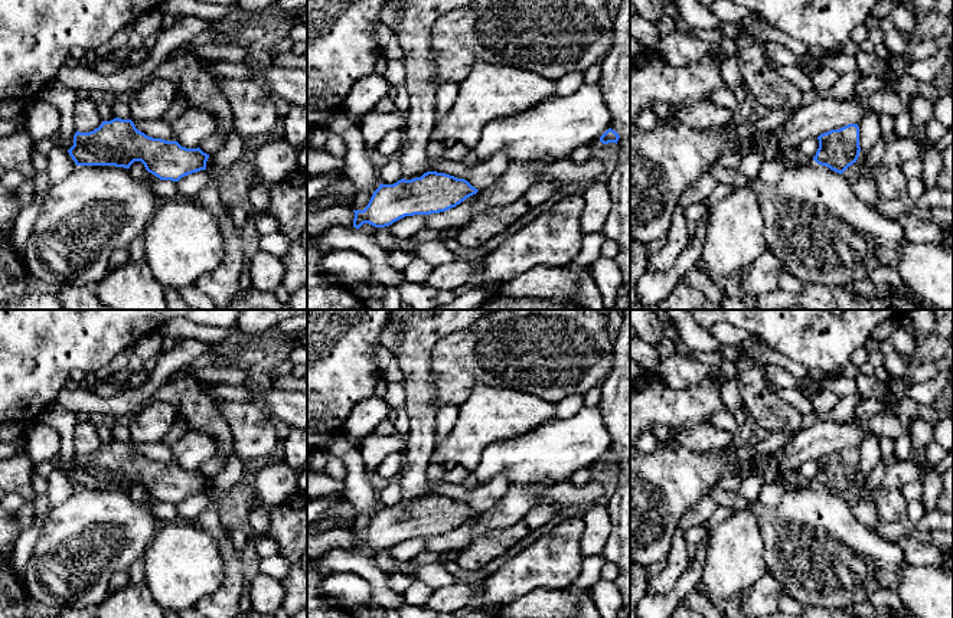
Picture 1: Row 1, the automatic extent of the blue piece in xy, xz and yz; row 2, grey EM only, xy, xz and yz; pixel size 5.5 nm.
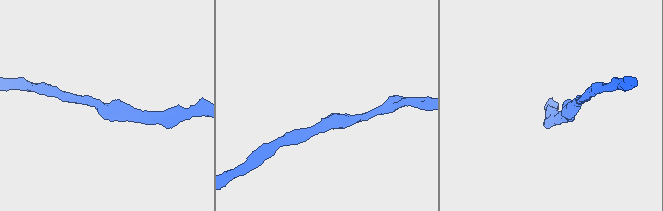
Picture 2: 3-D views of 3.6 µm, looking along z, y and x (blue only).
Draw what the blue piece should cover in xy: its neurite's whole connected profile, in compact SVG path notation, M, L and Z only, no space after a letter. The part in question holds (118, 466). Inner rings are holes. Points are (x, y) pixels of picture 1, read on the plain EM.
M118 439L102 444L94 454L76 454L68 475L76 488L130 491L134 484L141 484L149 496L172 504L206 493L209 481L199 470L186 471L177 464L149 460L131 442Z

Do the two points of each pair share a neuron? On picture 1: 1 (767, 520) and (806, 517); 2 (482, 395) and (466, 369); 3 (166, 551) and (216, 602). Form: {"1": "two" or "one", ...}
{"1": "one", "2": "two", "3": "two"}

